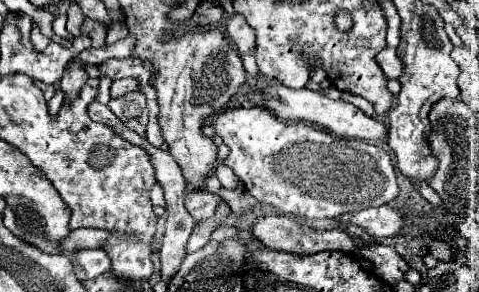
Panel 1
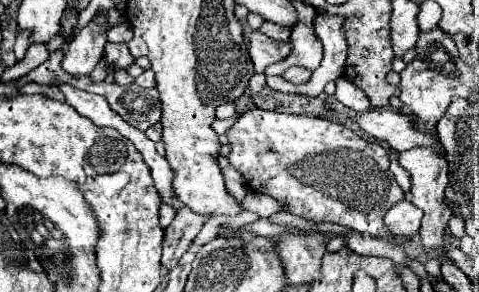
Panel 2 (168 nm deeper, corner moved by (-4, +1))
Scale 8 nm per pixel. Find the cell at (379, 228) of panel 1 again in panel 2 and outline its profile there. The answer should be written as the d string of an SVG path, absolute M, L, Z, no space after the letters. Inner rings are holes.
M401 200L395 204L387 214L385 214L385 226L393 234L403 234L403 236L413 236L419 232L423 212L409 200Z

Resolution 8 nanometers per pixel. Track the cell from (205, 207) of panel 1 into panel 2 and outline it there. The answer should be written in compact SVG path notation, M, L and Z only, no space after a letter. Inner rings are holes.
M181 208L173 222L165 228L163 236L163 258L161 264L167 270L173 270L181 256L187 252L191 240L199 234L201 226L207 222L207 216L197 216L195 212L189 212L189 208Z

